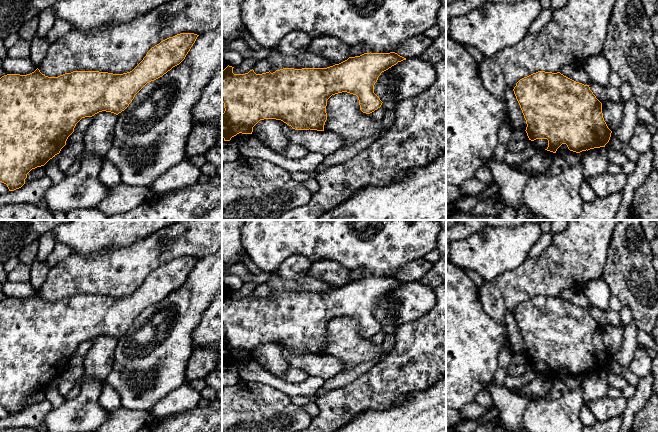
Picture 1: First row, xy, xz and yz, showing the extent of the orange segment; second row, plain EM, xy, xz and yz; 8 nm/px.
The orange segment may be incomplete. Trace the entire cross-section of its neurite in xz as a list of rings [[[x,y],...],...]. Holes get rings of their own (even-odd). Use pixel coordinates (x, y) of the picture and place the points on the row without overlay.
[[[395,276],[390,277],[364,277],[360,280],[349,281],[347,284],[327,292],[283,292],[271,297],[256,298],[250,294],[245,298],[234,298],[232,290],[222,294],[222,326],[225,335],[222,338],[222,361],[224,365],[230,365],[239,357],[252,358],[253,351],[264,343],[281,344],[295,354],[324,355],[327,344],[327,324],[335,318],[347,316],[356,319],[359,324],[360,334],[370,338],[381,331],[382,325],[374,317],[374,309],[382,296],[388,294],[398,286],[406,282]]]

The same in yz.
[[[538,295],[520,303],[513,313],[526,344],[526,357],[529,364],[547,363],[547,375],[556,377],[557,373],[566,368],[570,375],[580,377],[594,372],[605,371],[609,366],[612,355],[608,352],[603,342],[602,327],[590,314],[589,309],[576,306],[560,296],[552,297]]]

